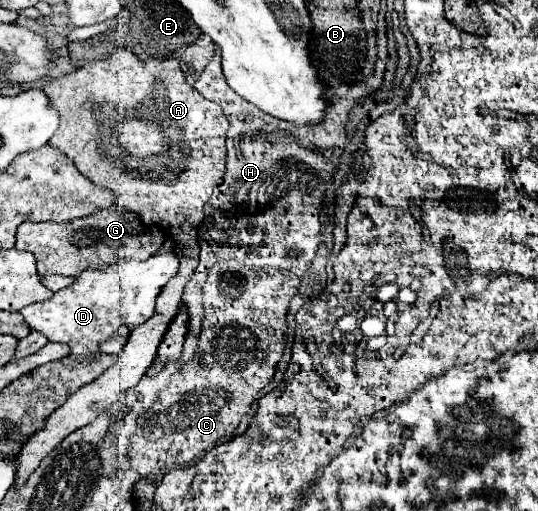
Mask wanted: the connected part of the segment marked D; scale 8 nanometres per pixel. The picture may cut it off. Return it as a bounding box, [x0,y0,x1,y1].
[20,250,178,360]

